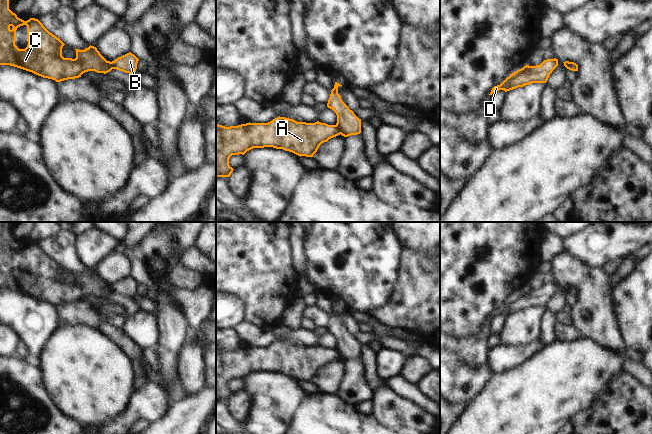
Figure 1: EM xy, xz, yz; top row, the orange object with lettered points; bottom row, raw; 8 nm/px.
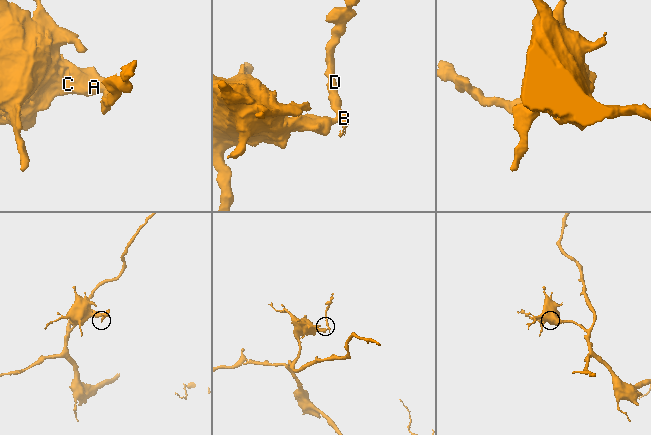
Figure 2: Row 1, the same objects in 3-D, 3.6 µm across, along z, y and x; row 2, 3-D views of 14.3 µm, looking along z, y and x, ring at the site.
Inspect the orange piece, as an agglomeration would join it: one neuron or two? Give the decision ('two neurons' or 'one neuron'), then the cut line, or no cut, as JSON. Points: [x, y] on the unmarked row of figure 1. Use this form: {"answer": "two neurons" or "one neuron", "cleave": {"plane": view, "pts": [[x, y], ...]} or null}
{"answer": "two neurons", "cleave": {"plane": "xz", "pts": [[335, 349], [341, 357]]}}

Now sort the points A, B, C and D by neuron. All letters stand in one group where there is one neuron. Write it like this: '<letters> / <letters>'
A C / B D

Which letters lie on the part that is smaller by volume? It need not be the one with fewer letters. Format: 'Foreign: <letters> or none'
Foreign: B, D

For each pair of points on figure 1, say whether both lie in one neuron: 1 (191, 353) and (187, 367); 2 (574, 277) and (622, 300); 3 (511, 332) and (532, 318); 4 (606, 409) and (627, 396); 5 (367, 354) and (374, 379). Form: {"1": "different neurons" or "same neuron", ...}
{"1": "same neuron", "2": "different neurons", "3": "same neuron", "4": "same neuron", "5": "same neuron"}

